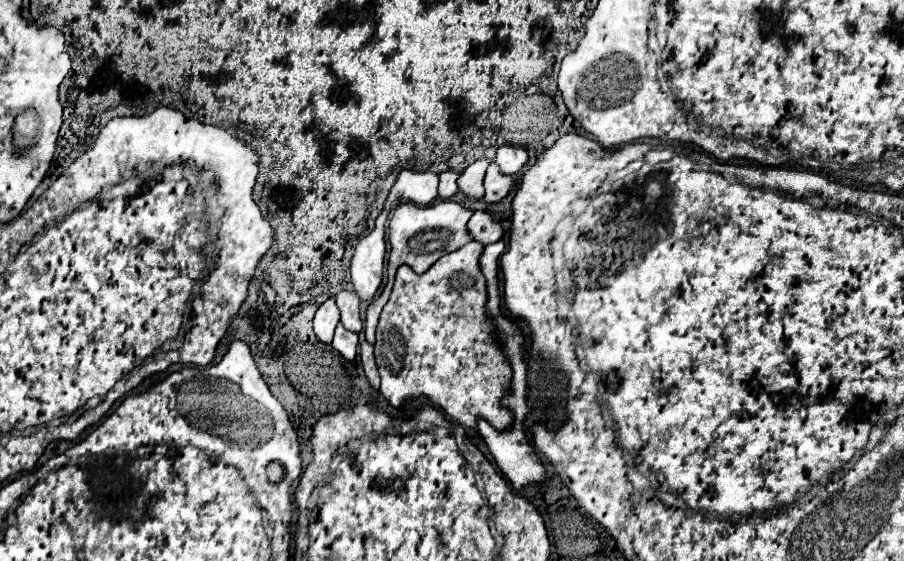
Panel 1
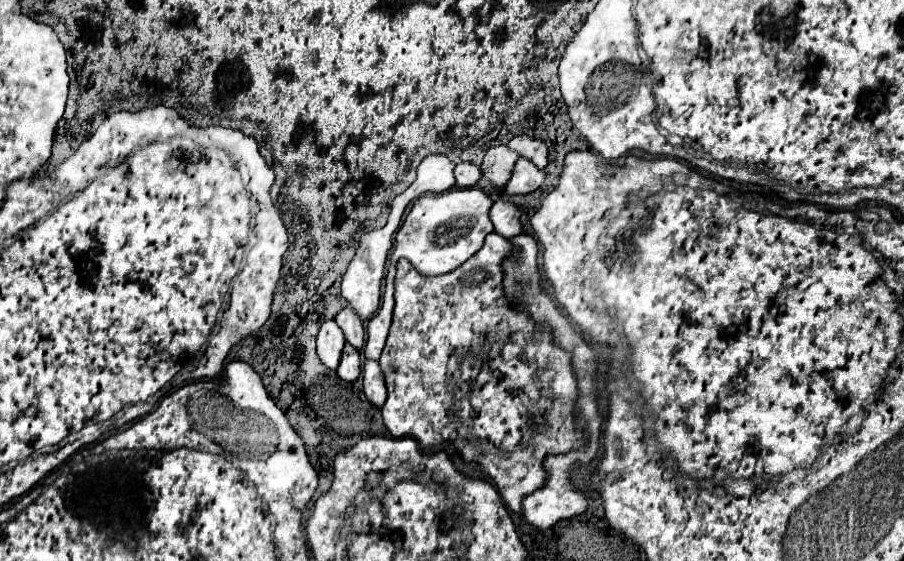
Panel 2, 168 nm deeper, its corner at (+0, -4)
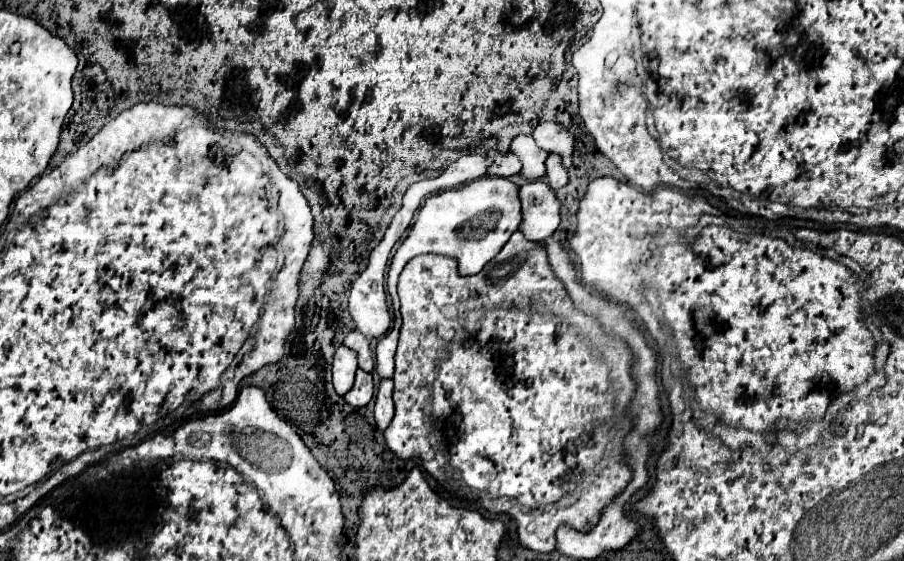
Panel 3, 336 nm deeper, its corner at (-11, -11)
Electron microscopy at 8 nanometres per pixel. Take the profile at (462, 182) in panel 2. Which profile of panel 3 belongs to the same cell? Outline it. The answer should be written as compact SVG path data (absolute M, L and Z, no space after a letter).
M497 153L493 165L491 165L489 171L487 171L487 175L495 175L495 177L511 177L511 175L517 175L519 171L521 171L521 161L517 159L517 155L509 153L509 157L507 157L507 155Z

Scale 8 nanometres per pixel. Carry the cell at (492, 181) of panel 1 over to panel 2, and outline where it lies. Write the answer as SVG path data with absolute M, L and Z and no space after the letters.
M518 158L518 164L514 164L514 172L504 186L504 194L516 196L516 194L528 194L540 188L544 182L544 170L538 170L530 160Z

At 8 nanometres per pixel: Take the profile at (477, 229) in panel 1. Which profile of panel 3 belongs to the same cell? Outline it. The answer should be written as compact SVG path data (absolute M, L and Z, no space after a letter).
M531 181L521 187L523 223L521 231L531 241L545 241L561 223L561 203L553 189L543 181Z

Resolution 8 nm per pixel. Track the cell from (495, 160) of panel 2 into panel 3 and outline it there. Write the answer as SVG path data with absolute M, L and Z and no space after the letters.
M517 135L511 143L511 151L523 163L523 169L521 169L523 177L535 181L535 179L541 179L545 175L545 159L549 153L539 149L531 135Z

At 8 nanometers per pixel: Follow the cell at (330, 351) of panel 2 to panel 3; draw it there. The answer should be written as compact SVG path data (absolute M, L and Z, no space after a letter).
M341 345L335 353L335 359L333 359L333 387L335 387L337 395L345 397L345 393L353 387L355 371L357 371L355 351Z

